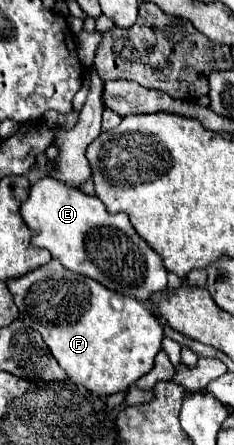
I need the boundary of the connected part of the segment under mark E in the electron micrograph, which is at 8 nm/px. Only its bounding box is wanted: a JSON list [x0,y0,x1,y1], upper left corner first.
[21,177,167,301]

